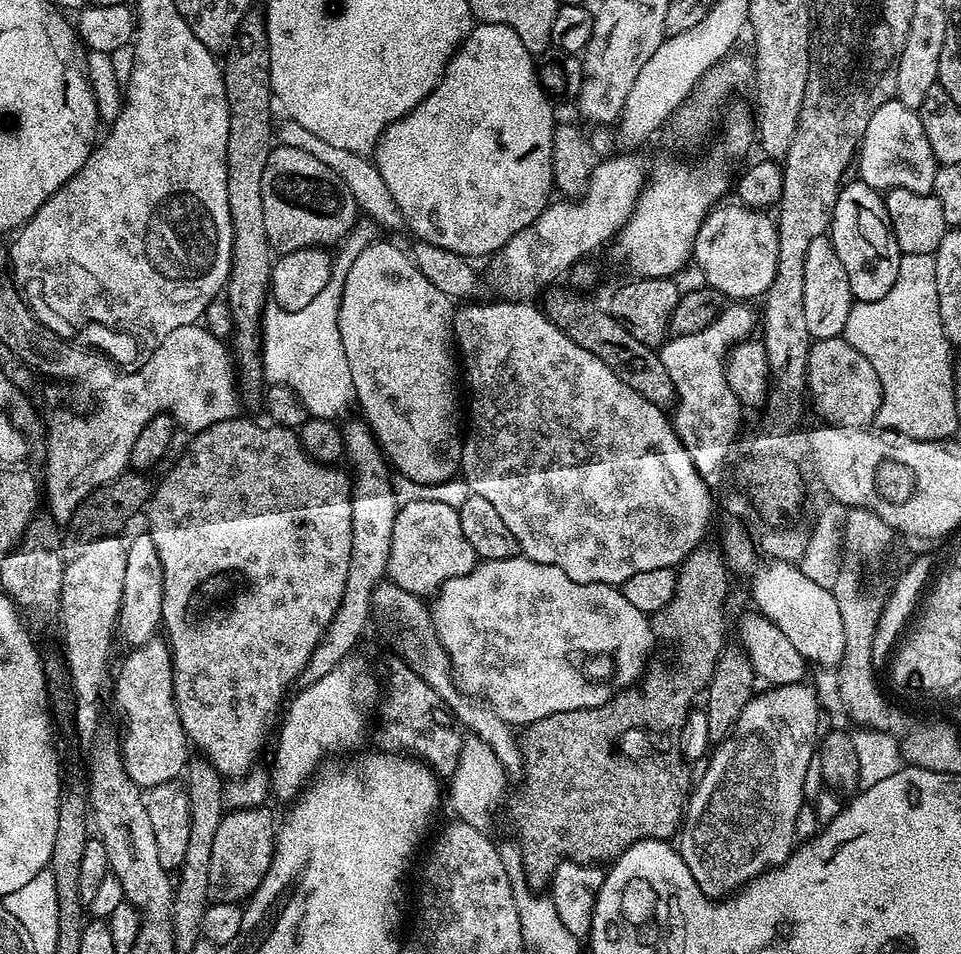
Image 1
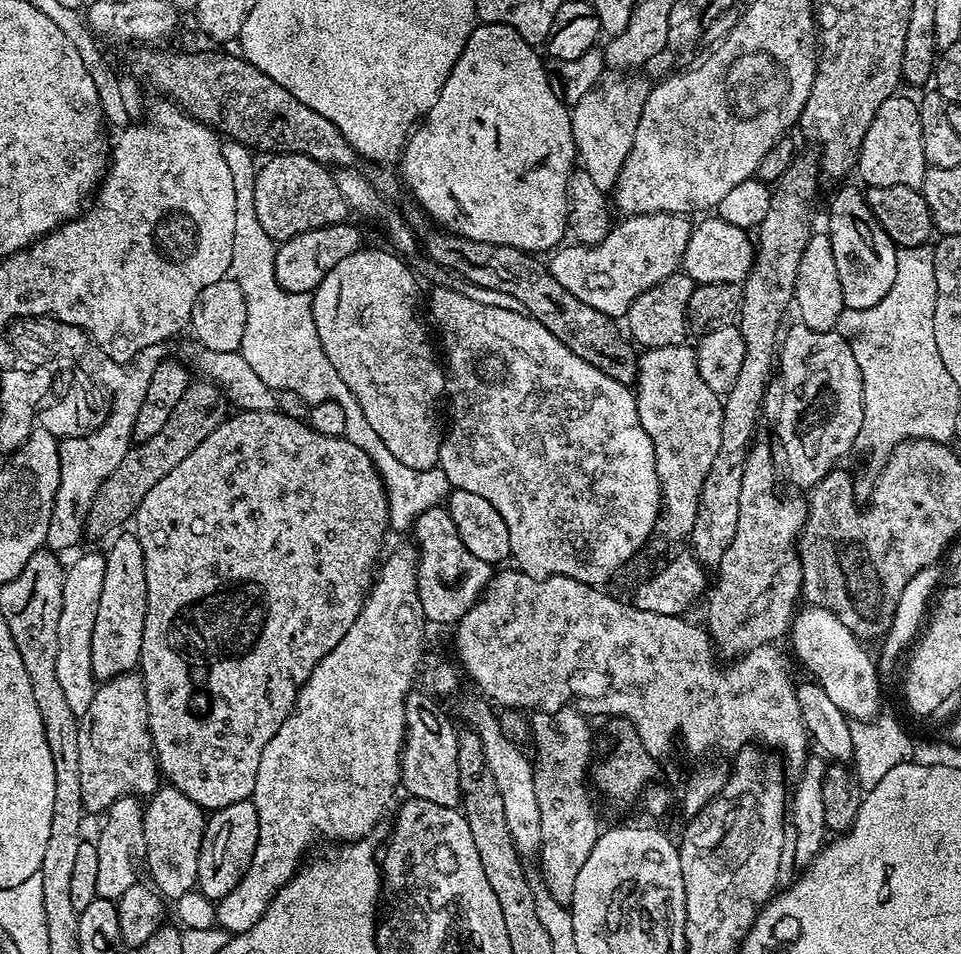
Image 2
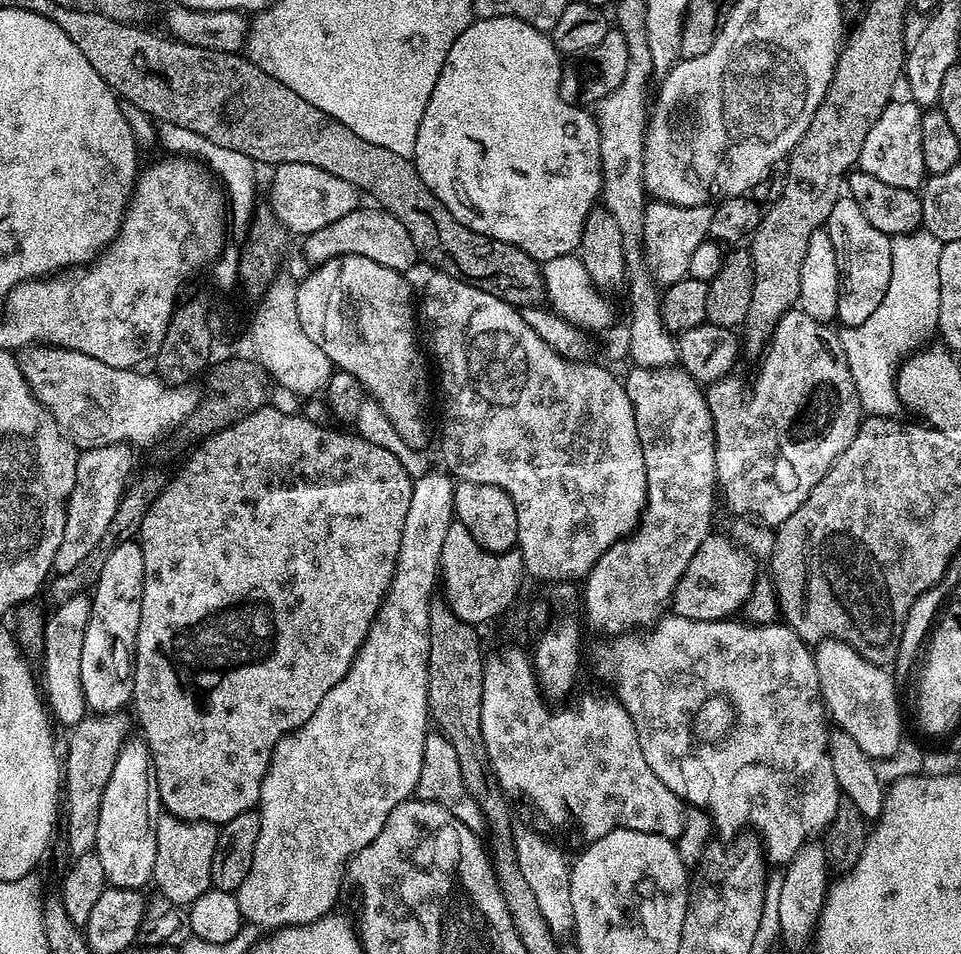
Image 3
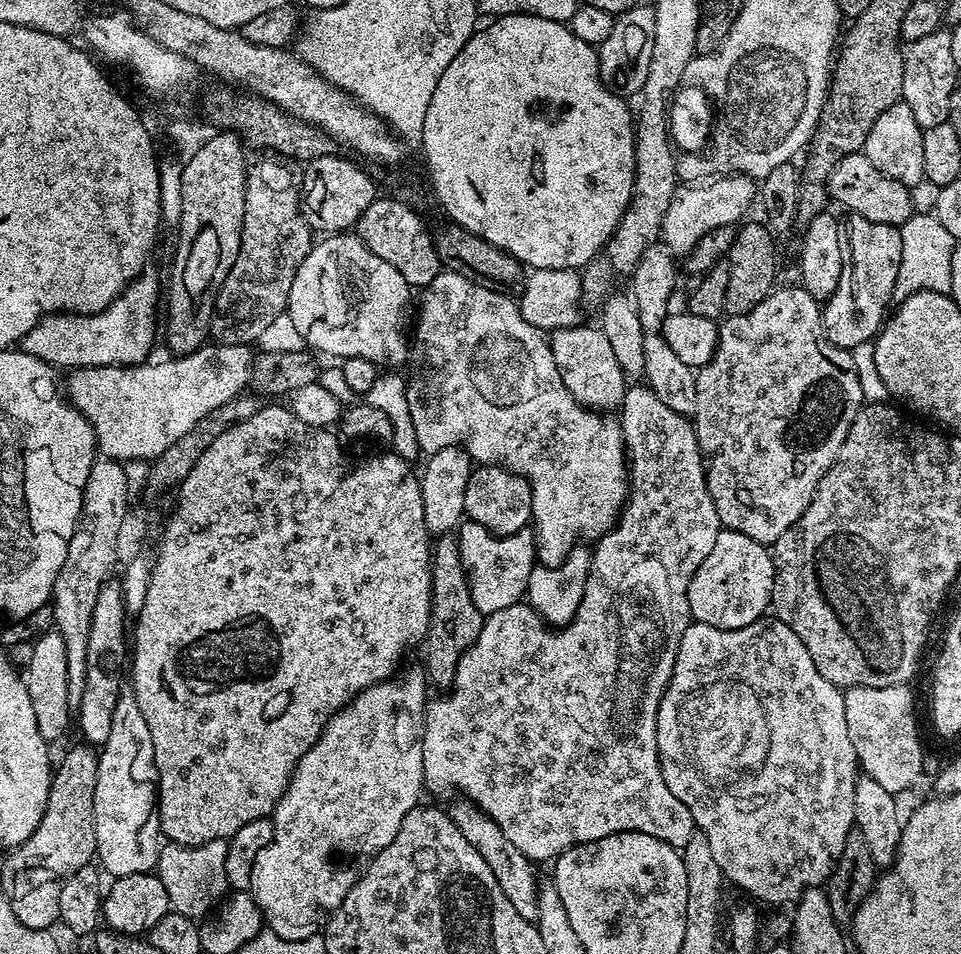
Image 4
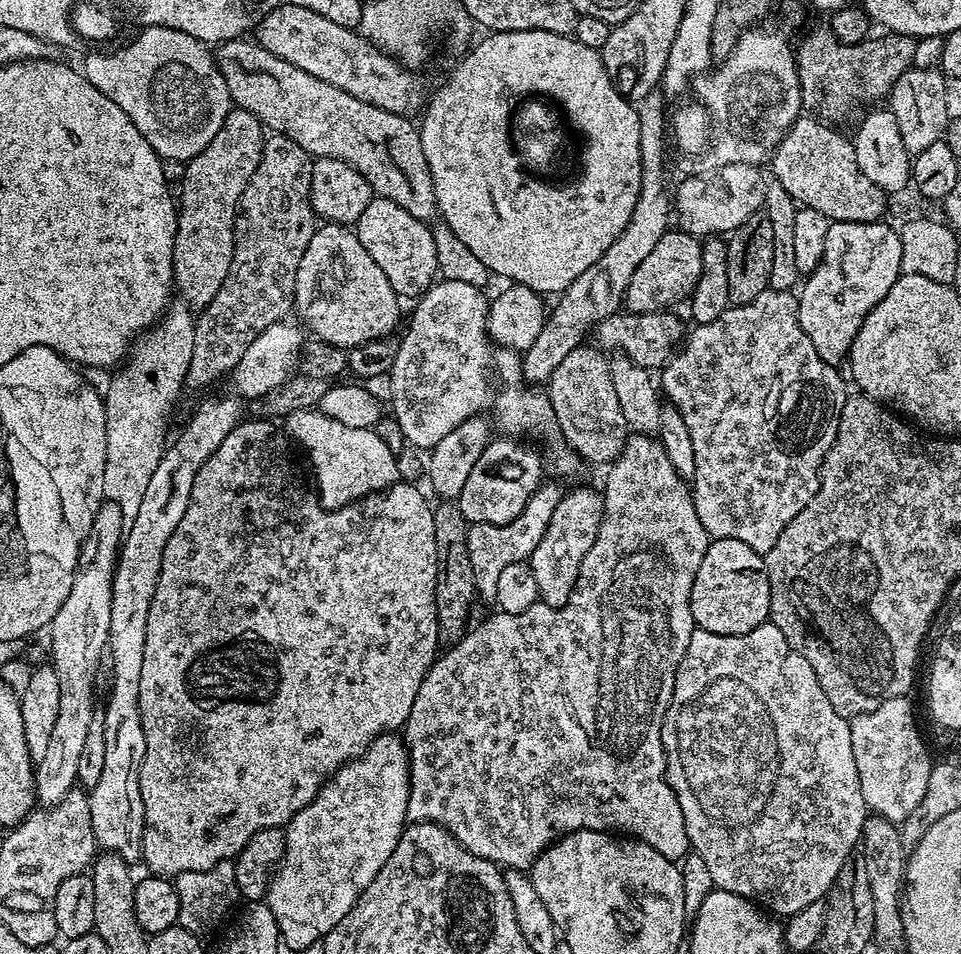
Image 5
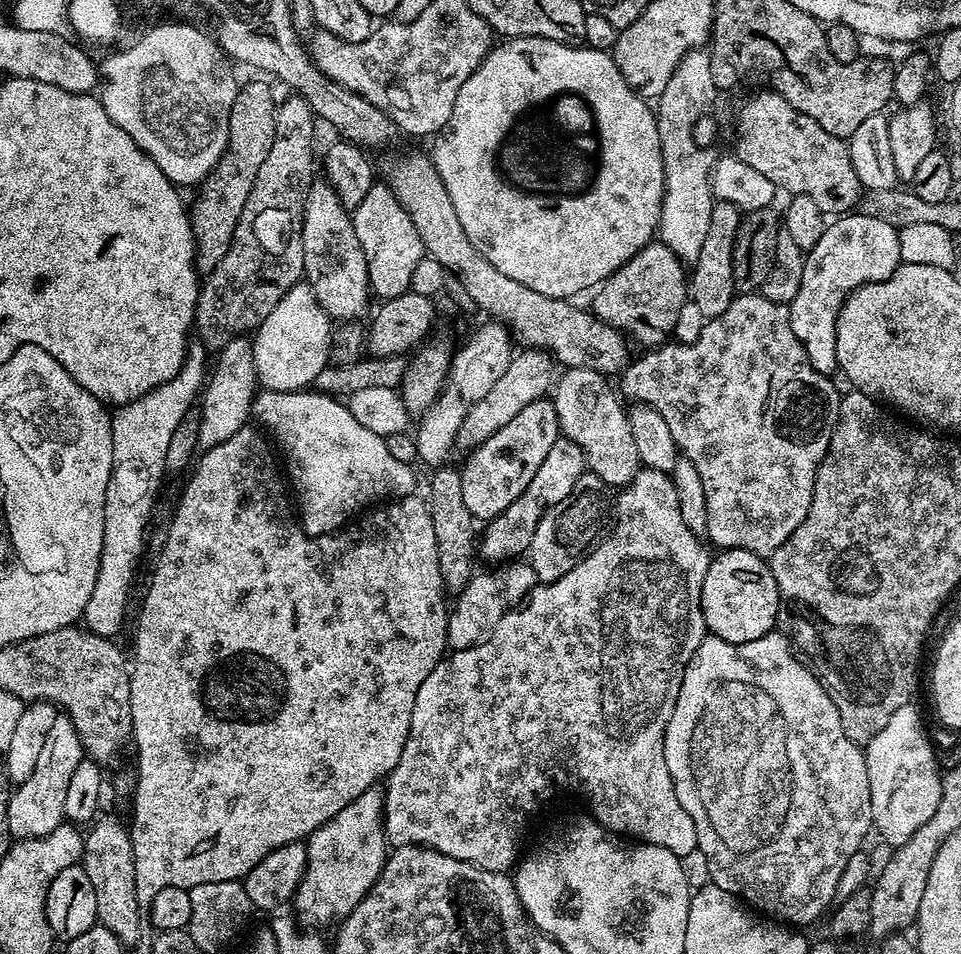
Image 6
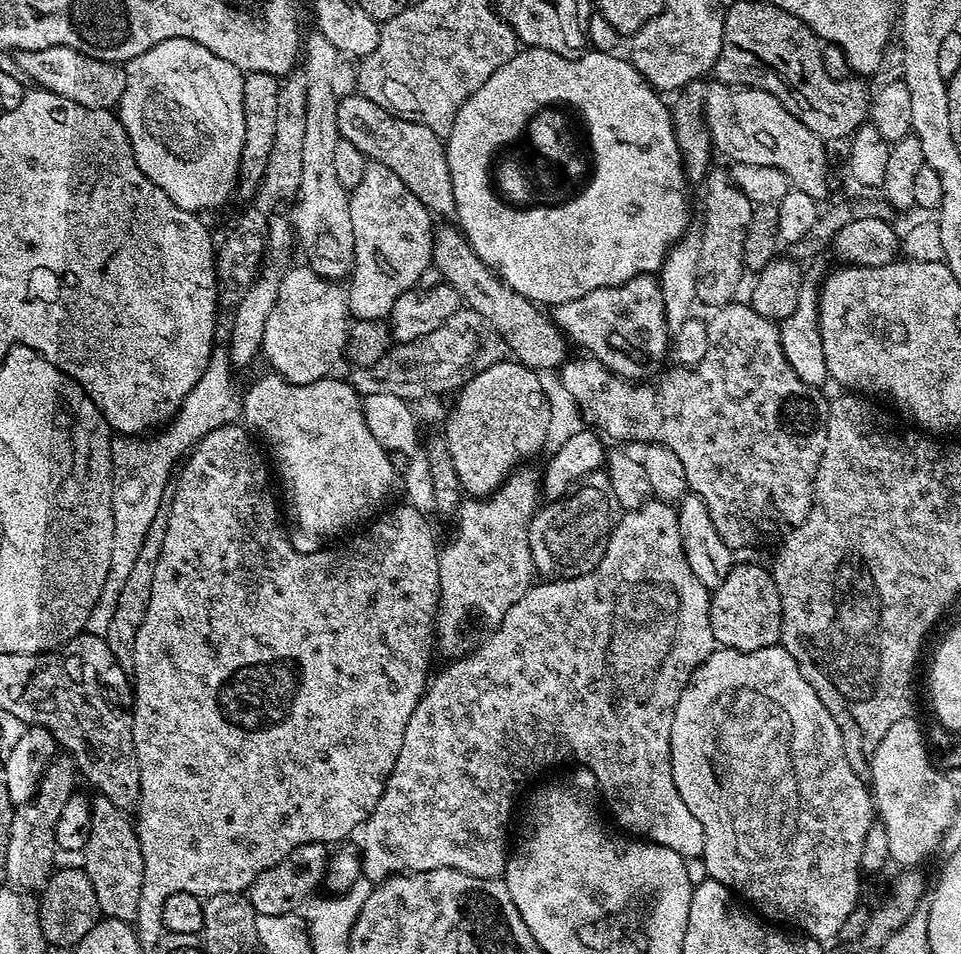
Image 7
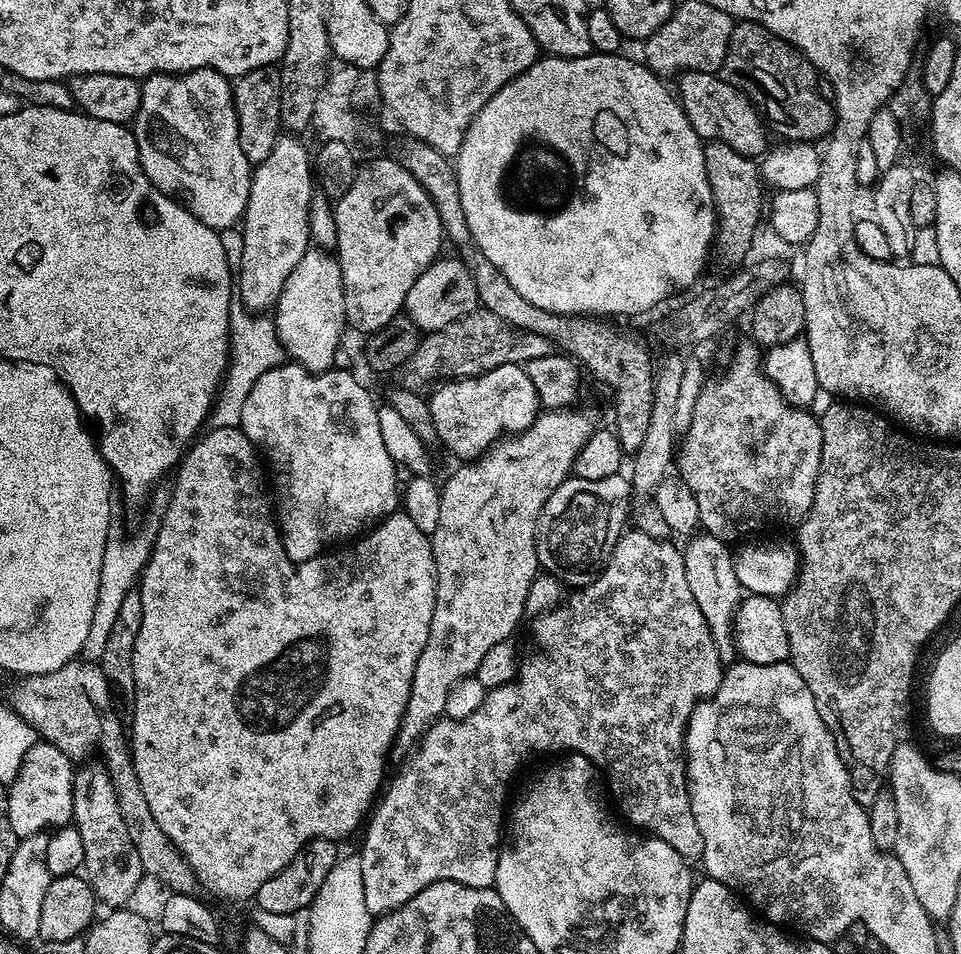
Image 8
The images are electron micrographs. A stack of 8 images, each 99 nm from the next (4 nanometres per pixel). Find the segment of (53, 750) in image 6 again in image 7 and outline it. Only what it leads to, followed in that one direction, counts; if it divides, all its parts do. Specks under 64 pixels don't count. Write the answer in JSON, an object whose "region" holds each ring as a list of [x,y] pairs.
{"region":[[[53,759],[36,787],[36,793],[26,804],[21,804],[13,811],[10,838],[6,846],[6,862],[2,872],[8,875],[7,883],[21,890],[40,890],[48,883],[53,871],[52,859],[58,856],[56,847],[56,827],[62,815],[62,806],[66,806],[66,798],[77,791],[78,773],[71,759]]]}

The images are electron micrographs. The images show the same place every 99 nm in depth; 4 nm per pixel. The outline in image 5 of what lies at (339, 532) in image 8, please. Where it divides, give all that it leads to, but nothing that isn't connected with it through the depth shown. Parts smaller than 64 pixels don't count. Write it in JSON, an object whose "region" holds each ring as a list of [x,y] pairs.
{"region":[[[311,408],[290,413],[286,423],[287,435],[308,451],[312,472],[316,475],[314,488],[323,508],[331,510],[353,504],[371,492],[386,490],[401,479],[397,453],[371,428],[342,426],[342,422],[334,422],[334,418]]]}

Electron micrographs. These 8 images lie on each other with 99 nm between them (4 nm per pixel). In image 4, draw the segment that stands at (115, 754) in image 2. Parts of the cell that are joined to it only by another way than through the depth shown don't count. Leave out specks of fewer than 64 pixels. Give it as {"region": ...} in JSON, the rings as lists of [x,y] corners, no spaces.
{"region":[[[83,747],[70,749],[65,754],[64,761],[55,765],[42,822],[26,843],[21,844],[19,848],[11,849],[9,856],[12,857],[4,864],[3,895],[8,897],[18,922],[22,922],[22,926],[27,928],[48,930],[53,927],[52,923],[54,925],[57,923],[60,914],[58,910],[58,898],[60,897],[58,885],[67,876],[89,864],[96,854],[96,835],[94,834],[92,811],[94,810],[94,790],[98,778],[99,759],[97,753],[91,747]]]}

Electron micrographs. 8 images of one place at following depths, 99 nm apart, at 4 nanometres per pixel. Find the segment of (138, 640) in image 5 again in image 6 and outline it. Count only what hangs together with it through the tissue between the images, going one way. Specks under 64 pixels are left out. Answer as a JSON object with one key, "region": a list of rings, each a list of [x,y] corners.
{"region":[[[247,335],[236,336],[230,342],[226,342],[224,347],[219,349],[216,365],[211,365],[210,375],[202,388],[202,395],[198,400],[198,444],[201,449],[218,446],[218,442],[226,442],[230,434],[238,434],[252,416],[252,402],[256,398],[258,391],[258,381],[254,370],[254,354],[252,353],[252,340]]]}

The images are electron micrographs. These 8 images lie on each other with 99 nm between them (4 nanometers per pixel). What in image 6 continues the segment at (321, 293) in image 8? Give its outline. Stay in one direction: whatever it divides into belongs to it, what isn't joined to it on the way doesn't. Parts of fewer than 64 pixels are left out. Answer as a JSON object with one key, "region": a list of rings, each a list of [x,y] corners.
{"region":[[[306,282],[293,286],[282,302],[278,302],[278,306],[274,306],[274,310],[270,310],[259,328],[255,329],[252,353],[259,387],[270,392],[299,392],[312,386],[318,374],[330,364],[333,327],[333,321],[322,310],[318,298],[314,298],[312,287]]]}

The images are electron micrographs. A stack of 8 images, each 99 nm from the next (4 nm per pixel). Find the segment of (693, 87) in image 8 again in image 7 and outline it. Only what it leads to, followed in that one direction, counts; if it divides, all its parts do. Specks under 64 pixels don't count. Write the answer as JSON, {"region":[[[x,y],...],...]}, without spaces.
{"region":[[[719,82],[713,83],[713,85],[713,88],[711,89],[709,87],[704,94],[704,121],[706,121],[706,123],[708,124],[708,132],[712,136],[713,149],[715,149],[715,151],[719,153],[719,155],[721,152],[722,155],[729,156],[729,161],[731,161],[732,164],[749,164],[750,166],[772,166],[774,170],[782,170],[782,174],[786,174],[786,178],[788,179],[789,185],[791,185],[791,187],[795,189],[795,191],[810,194],[816,199],[817,202],[823,201],[823,196],[826,195],[828,192],[828,152],[826,149],[824,149],[827,148],[825,141],[821,140],[818,134],[814,134],[810,130],[810,126],[802,126],[802,122],[798,122],[798,118],[794,118],[794,114],[790,114],[790,110],[786,110],[786,106],[782,106],[782,102],[778,102],[778,98],[774,98],[774,94],[770,94],[766,90],[758,90],[757,88],[738,88],[730,84],[722,84]]]}

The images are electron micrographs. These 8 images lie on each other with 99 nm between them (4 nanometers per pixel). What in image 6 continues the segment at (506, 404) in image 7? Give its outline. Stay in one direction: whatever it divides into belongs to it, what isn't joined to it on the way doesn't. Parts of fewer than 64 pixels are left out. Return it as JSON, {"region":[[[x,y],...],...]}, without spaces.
{"region":[[[551,399],[535,400],[525,406],[518,415],[506,422],[502,430],[498,430],[486,442],[482,442],[467,453],[465,464],[460,468],[462,478],[462,498],[466,502],[466,510],[477,521],[493,520],[506,506],[514,502],[530,486],[530,478],[534,478],[538,466],[542,466],[546,454],[550,454],[550,446],[561,439],[559,416]]]}

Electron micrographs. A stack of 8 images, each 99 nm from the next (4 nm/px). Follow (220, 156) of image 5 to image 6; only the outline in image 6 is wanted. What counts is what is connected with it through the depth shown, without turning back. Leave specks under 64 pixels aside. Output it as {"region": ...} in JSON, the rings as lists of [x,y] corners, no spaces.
{"region":[[[260,80],[241,83],[237,87],[234,106],[230,110],[226,150],[212,173],[199,185],[200,193],[196,201],[190,204],[192,233],[196,239],[197,273],[207,274],[215,270],[218,262],[222,262],[226,250],[230,250],[242,206],[246,206],[254,178],[258,178],[258,169],[262,167],[262,162],[266,162],[266,154],[270,154],[270,145],[274,142],[277,103],[277,97],[272,97],[271,86]]]}

